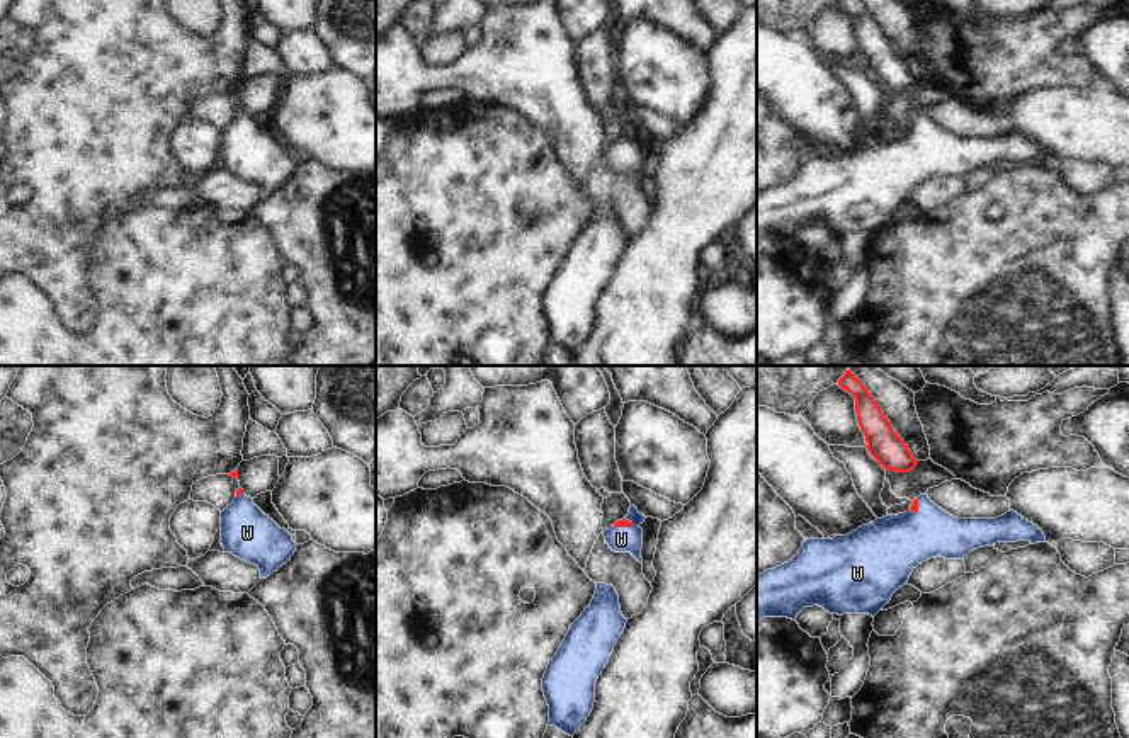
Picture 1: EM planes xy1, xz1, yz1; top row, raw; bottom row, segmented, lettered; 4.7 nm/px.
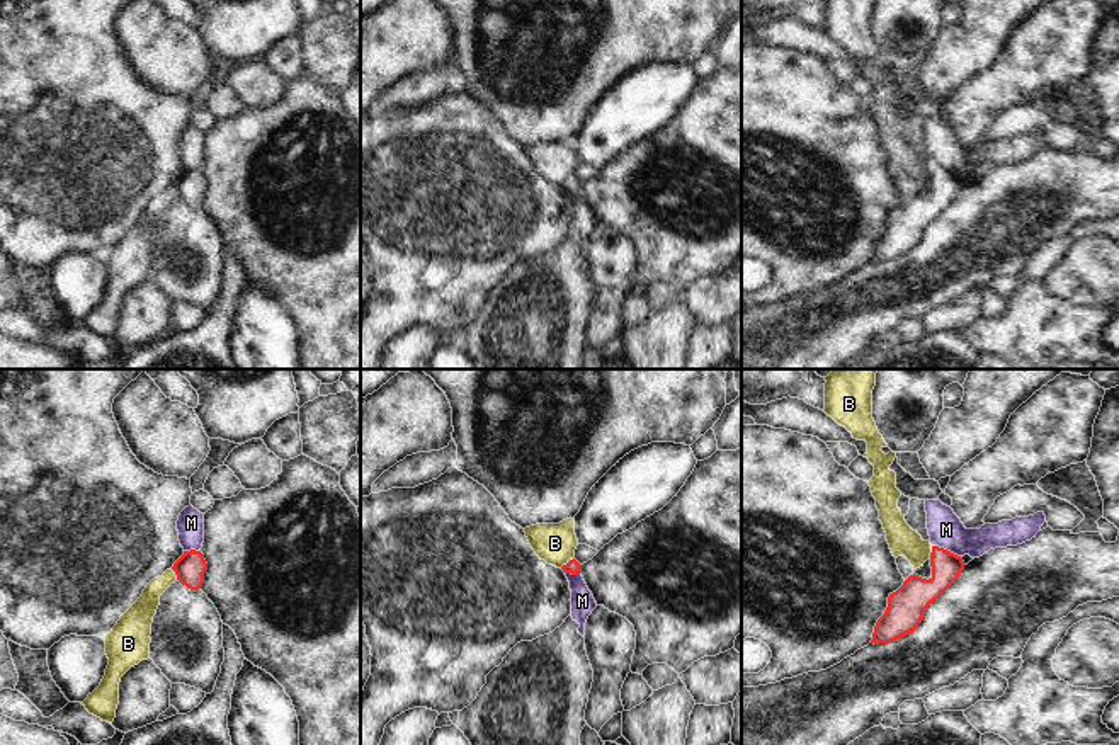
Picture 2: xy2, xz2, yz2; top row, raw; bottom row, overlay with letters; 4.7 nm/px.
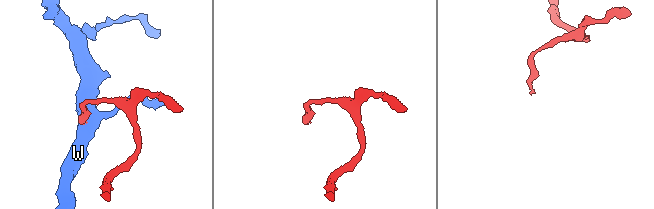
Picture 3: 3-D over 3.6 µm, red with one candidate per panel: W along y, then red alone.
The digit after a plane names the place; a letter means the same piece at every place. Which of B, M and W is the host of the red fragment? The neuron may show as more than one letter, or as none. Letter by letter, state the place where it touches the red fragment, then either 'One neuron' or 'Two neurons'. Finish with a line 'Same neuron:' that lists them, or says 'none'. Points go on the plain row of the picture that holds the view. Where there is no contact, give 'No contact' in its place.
B: Touches red at xz2 (568, 181). Two neurons
M: Touches red at yz2 (946, 169). Two neurons
W: Touches red at xz1 (623, 145). One neuron
Same neuron: W.

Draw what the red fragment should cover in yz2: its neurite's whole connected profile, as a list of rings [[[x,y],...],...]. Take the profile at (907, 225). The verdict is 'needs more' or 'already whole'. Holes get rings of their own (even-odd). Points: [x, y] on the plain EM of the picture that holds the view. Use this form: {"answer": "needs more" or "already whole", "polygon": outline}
{"answer": "already whole", "polygon": [[[932,165],[930,185],[929,199],[913,192],[896,211],[889,213],[888,226],[874,245],[871,262],[891,262],[913,252],[929,225],[959,197],[964,180],[944,167]]]}

